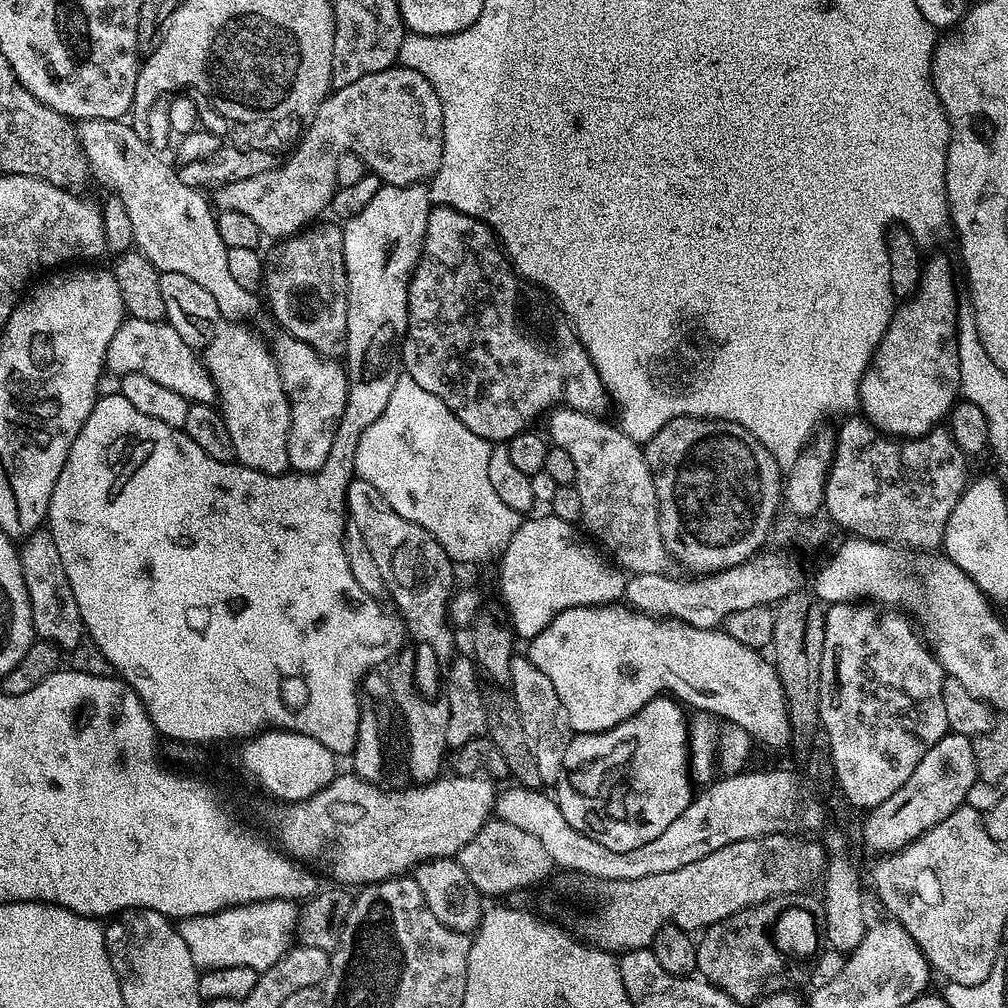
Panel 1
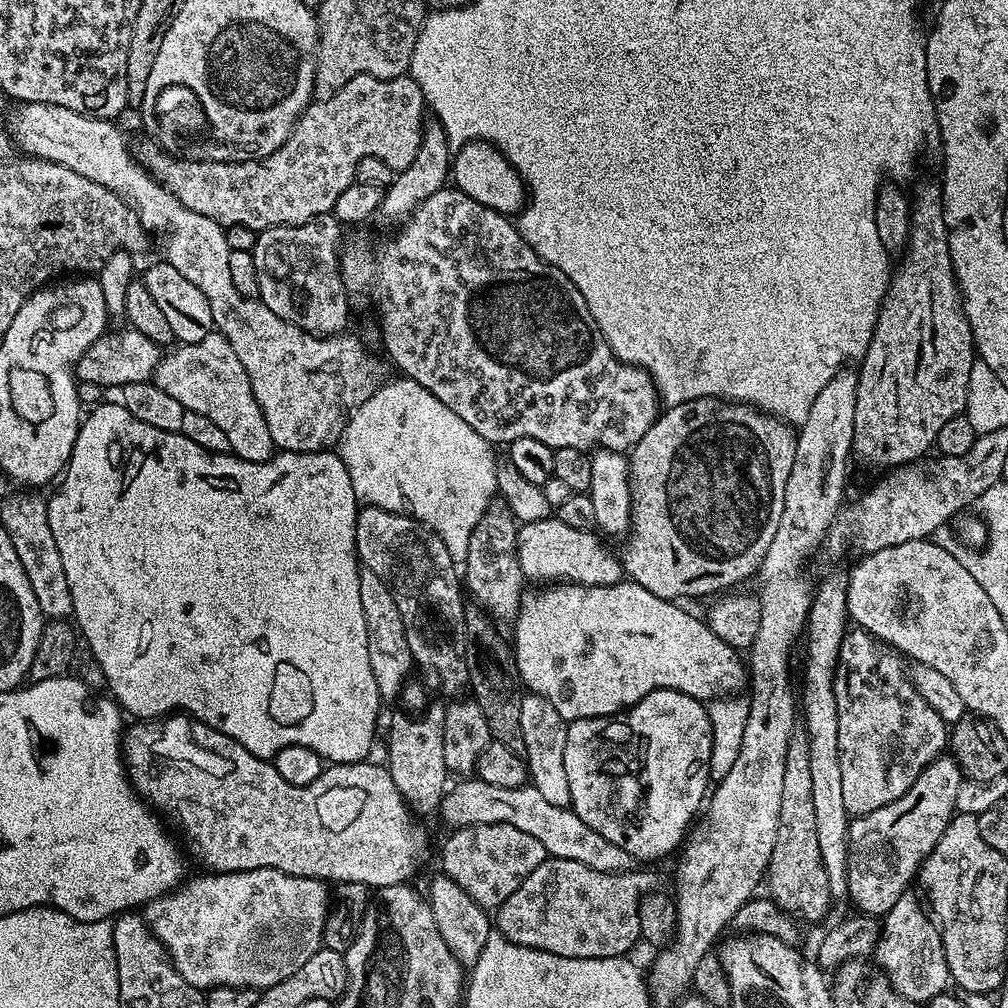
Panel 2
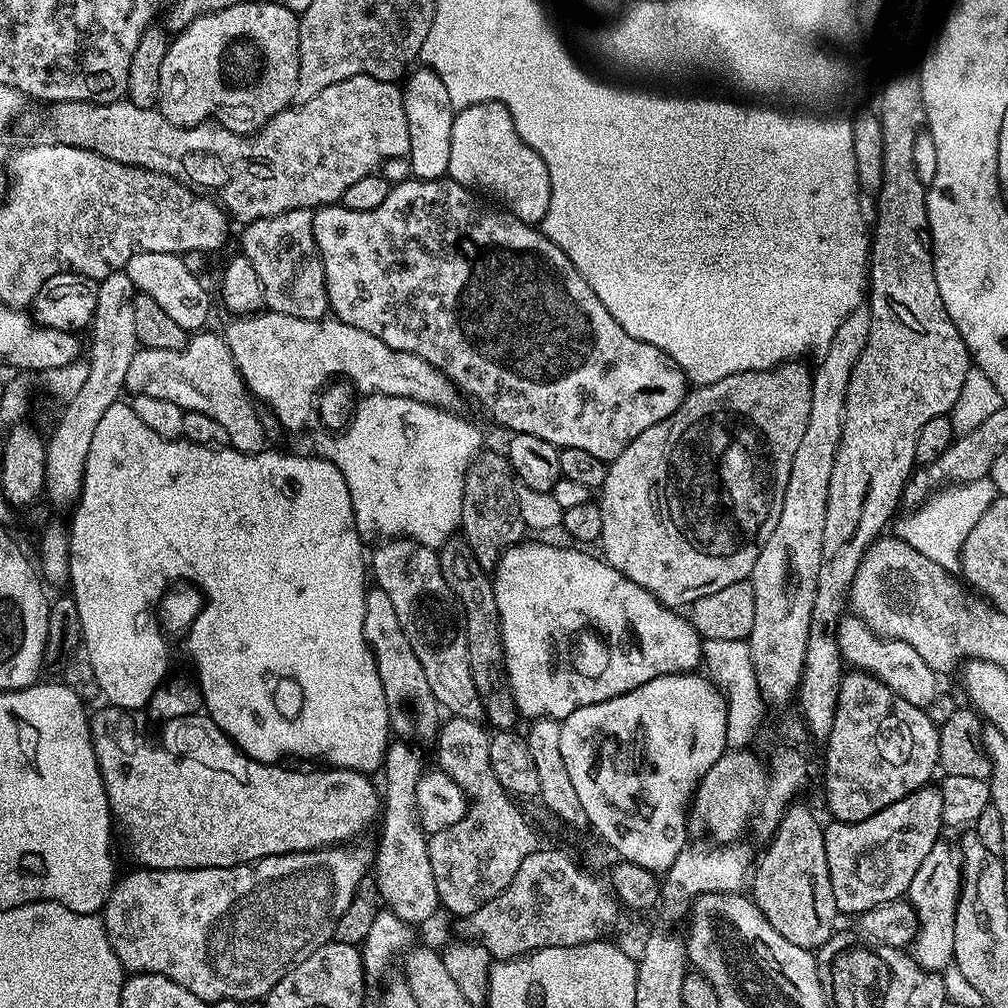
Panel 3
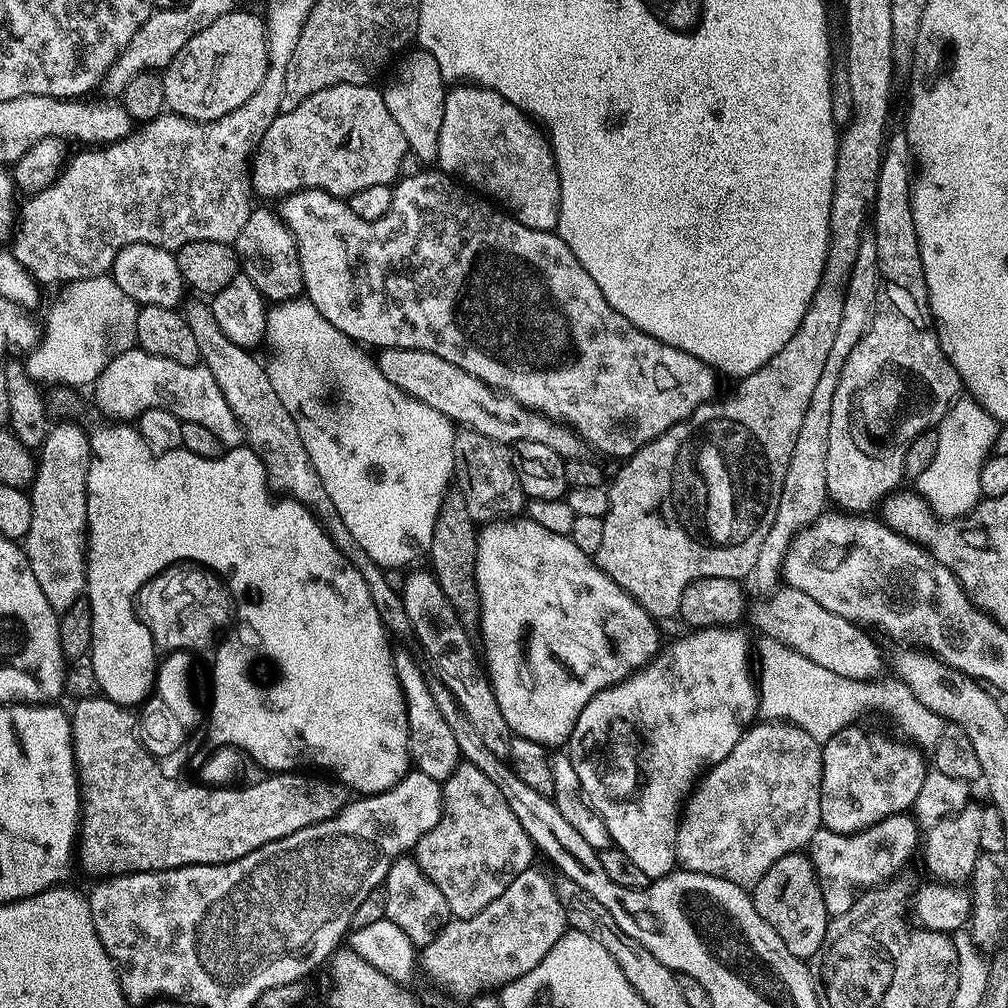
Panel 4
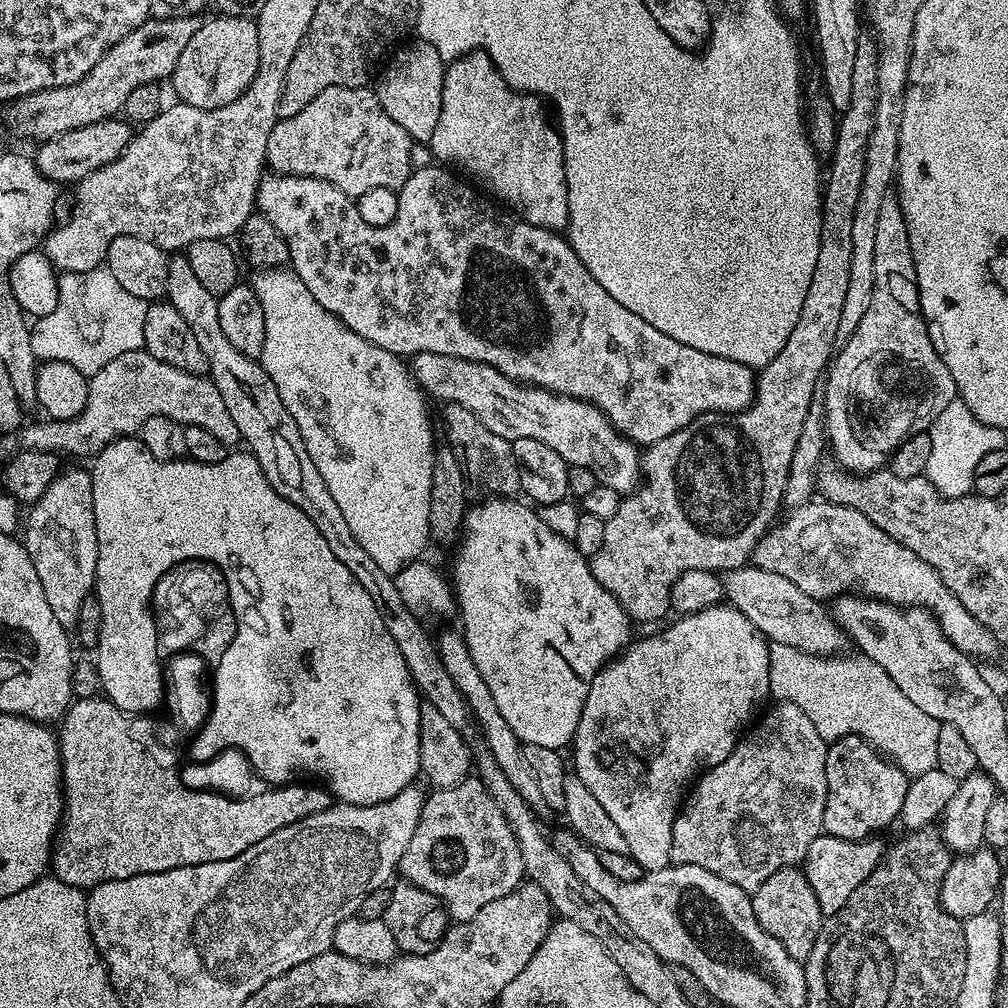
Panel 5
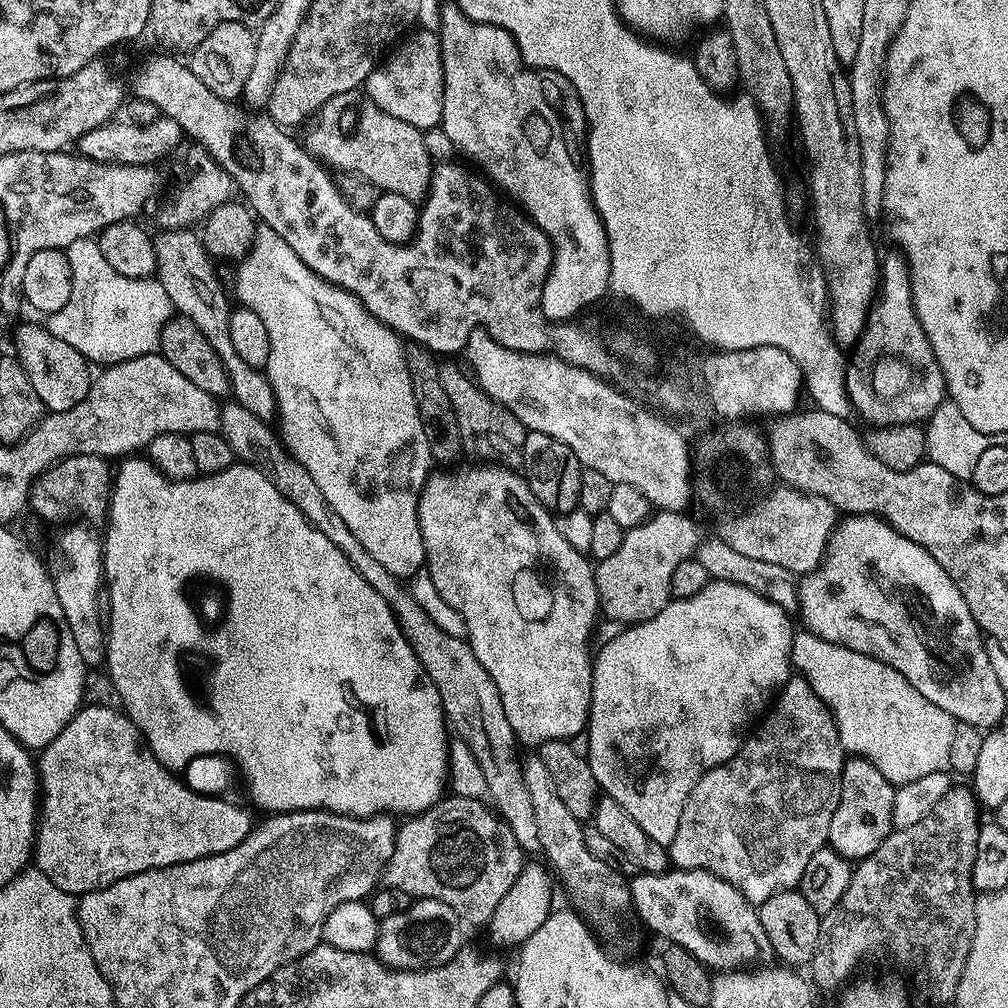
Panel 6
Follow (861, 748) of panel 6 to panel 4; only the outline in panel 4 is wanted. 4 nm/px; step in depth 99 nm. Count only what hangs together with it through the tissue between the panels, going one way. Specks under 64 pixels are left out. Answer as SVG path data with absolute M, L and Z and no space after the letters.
M761 635L759 639L760 641L754 644L755 659L756 656L760 659L758 712L765 721L793 724L806 730L810 738L823 742L838 734L838 730L853 725L860 714L860 708L881 708L896 719L897 726L905 732L903 735L909 741L925 749L935 748L938 738L942 738L946 723L944 717L923 705L918 698L914 698L903 680L842 678L842 674L834 674L834 670L826 670L826 666L810 662L810 658L798 654L773 636Z

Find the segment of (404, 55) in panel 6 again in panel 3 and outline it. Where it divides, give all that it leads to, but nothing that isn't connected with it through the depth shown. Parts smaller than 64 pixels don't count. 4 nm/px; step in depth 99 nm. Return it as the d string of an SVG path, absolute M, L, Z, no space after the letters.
M420 66L407 75L402 91L407 130L410 132L411 149L407 157L411 162L413 177L419 180L443 179L449 168L450 133L455 116L455 111L449 102L449 94L446 93L446 86L442 85L442 80L431 68Z

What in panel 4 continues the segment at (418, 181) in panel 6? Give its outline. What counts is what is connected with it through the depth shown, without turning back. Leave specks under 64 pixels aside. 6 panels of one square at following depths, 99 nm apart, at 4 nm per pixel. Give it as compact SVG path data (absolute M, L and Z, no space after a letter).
M372 84L330 86L326 90L318 90L318 94L310 94L310 98L306 98L298 106L294 106L294 110L281 111L280 115L274 118L274 122L270 122L266 134L260 139L260 143L256 145L250 157L250 188L257 197L260 195L265 196L268 200L278 199L277 201L281 198L293 196L296 192L306 192L308 190L322 190L323 192L329 192L332 196L349 198L356 191L365 190L368 186L391 185L398 177L398 165L402 163L402 158L407 152L409 152L407 140L402 134L401 127L398 126L393 115L390 114L390 110L387 109L384 93L379 87L376 89L376 86Z

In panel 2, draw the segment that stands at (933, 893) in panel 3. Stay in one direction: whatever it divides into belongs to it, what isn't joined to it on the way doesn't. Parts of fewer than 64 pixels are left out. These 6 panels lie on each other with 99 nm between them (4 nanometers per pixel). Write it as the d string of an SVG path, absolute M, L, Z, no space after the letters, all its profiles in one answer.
M912 894L898 898L887 916L883 917L882 931L874 947L875 963L884 964L883 975L887 976L893 990L917 1006L941 995L947 989L944 987L949 987L950 984L939 927L930 919L922 904L921 908Z

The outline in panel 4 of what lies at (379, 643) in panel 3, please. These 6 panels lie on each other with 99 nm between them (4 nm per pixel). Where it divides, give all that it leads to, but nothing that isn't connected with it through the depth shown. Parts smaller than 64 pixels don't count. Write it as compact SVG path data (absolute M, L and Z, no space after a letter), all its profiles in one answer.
M393 651L394 670L398 674L400 689L406 704L406 722L408 723L408 754L415 771L430 774L430 778L438 781L447 780L448 776L461 763L462 757L458 750L458 742L454 742L454 733L438 711L438 702L434 702L432 685L421 661L408 652Z

